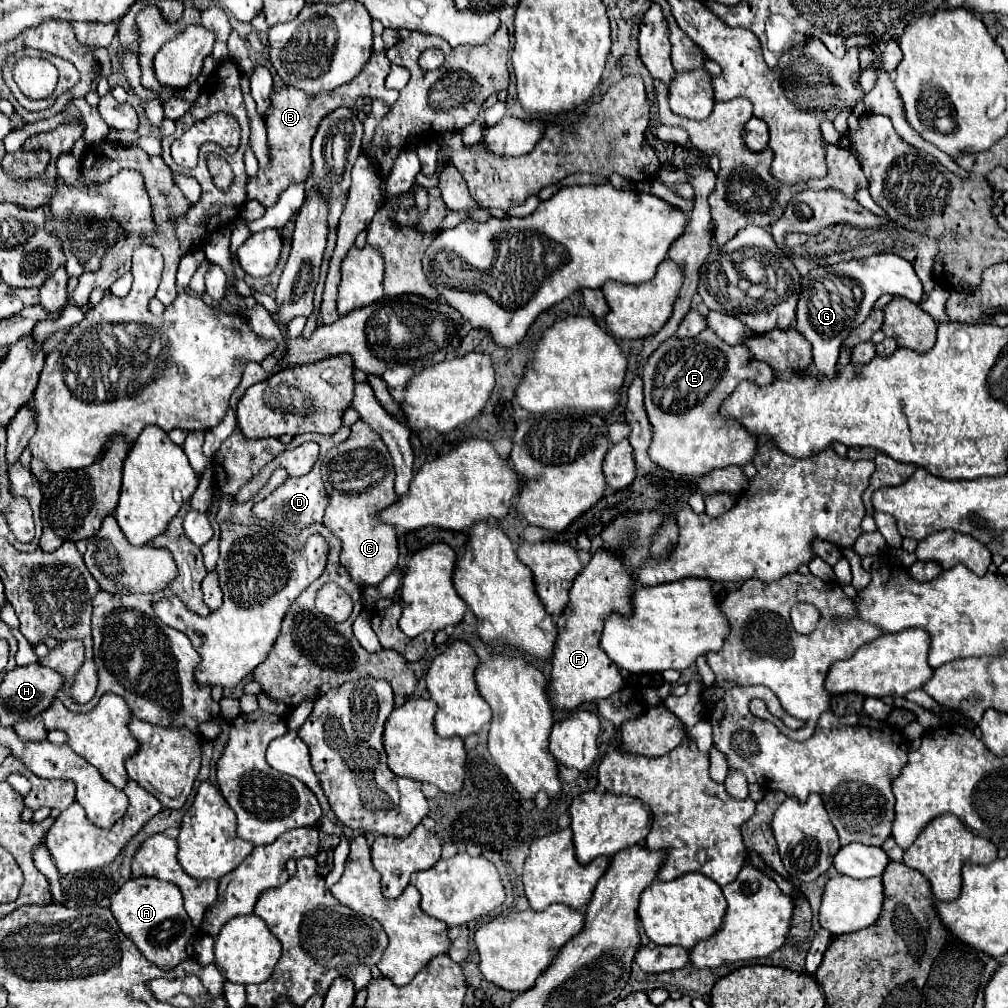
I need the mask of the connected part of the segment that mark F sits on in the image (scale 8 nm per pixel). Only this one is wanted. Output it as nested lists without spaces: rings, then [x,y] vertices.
[[[597,550],[591,562],[575,578],[569,590],[569,602],[557,620],[557,638],[551,658],[553,670],[551,682],[547,684],[553,710],[573,710],[579,704],[609,698],[625,686],[619,668],[599,648],[599,636],[603,622],[611,612],[631,612],[631,602],[627,602],[627,598],[633,594],[633,584],[631,574],[623,568],[619,558],[607,554],[607,550]]]

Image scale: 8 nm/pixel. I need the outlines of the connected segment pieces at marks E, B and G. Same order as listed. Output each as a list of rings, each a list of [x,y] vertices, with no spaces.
[[[705,328],[695,338],[667,338],[645,362],[641,378],[645,382],[645,410],[653,426],[653,440],[647,452],[653,464],[681,478],[699,478],[703,474],[709,474],[711,470],[727,468],[733,464],[745,466],[749,460],[753,460],[757,440],[747,430],[743,430],[743,426],[739,426],[735,420],[721,418],[717,414],[717,408],[743,380],[755,382],[759,386],[769,384],[775,378],[775,372],[769,364],[755,360],[753,354],[743,346],[727,346],[713,330]]]
[[[371,54],[367,66],[351,82],[323,94],[307,94],[295,86],[279,86],[271,92],[271,106],[265,114],[267,124],[267,146],[269,146],[269,164],[259,168],[255,176],[247,180],[247,200],[259,200],[263,206],[273,206],[277,196],[291,184],[301,184],[311,174],[311,138],[319,122],[333,110],[347,106],[353,108],[357,98],[383,98],[387,104],[393,104],[399,98],[397,90],[385,88],[385,78],[391,70],[391,62],[385,54]]]
[[[873,254],[863,260],[837,262],[833,266],[821,266],[811,270],[811,274],[801,276],[801,294],[797,302],[795,328],[809,340],[813,348],[813,364],[815,368],[823,368],[825,374],[835,374],[839,348],[847,334],[859,326],[875,302],[883,294],[903,296],[911,302],[919,302],[923,294],[923,286],[913,270],[913,266],[899,258],[897,254]]]

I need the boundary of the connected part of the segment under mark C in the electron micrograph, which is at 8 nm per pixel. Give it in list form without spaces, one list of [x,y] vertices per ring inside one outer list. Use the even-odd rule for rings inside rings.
[[[357,420],[351,426],[351,436],[339,446],[331,448],[323,458],[323,484],[329,494],[329,506],[325,510],[323,524],[341,538],[343,542],[341,564],[351,574],[351,580],[359,586],[377,586],[383,578],[387,578],[397,568],[399,550],[397,550],[395,528],[375,520],[375,514],[391,506],[397,498],[393,480],[395,480],[395,470],[393,470],[391,456],[385,444],[381,442],[381,438],[363,420]],[[371,472],[375,472],[375,484],[363,490],[347,488],[345,480],[357,480]]]

